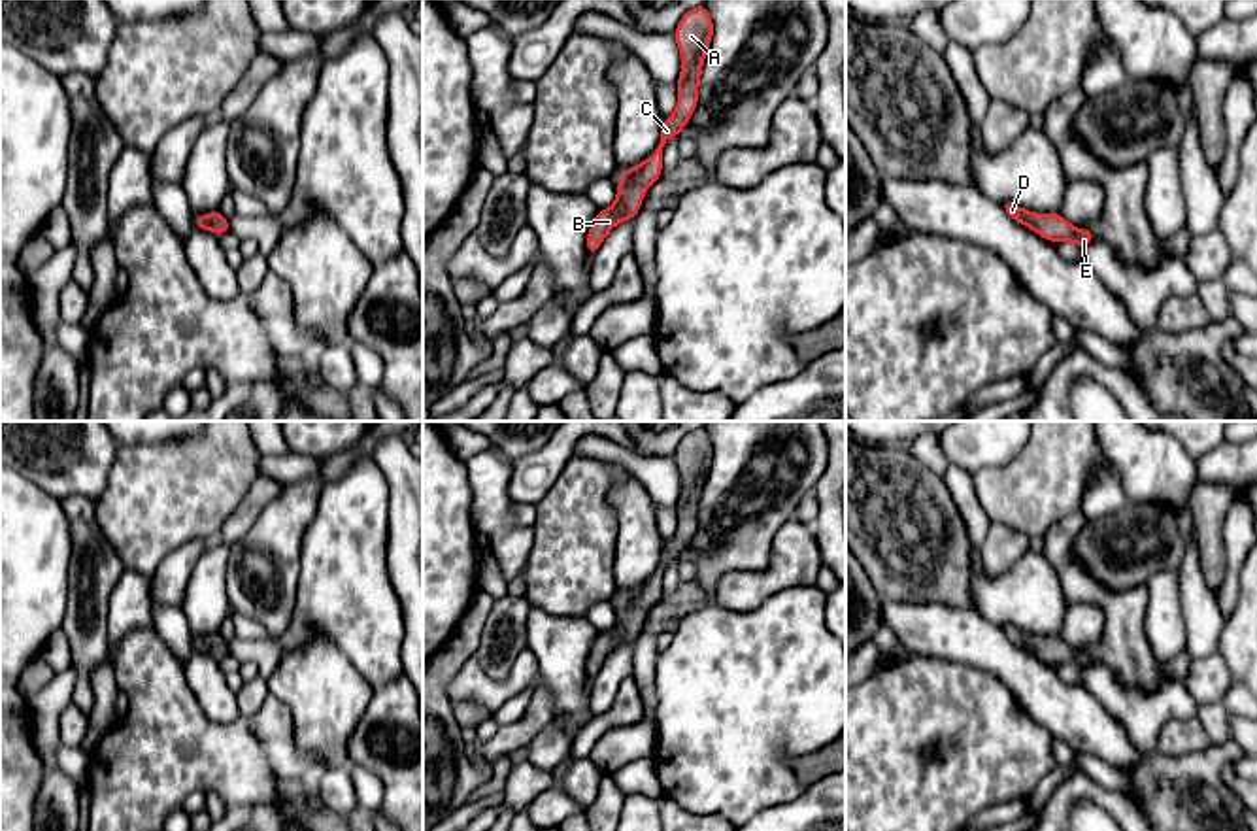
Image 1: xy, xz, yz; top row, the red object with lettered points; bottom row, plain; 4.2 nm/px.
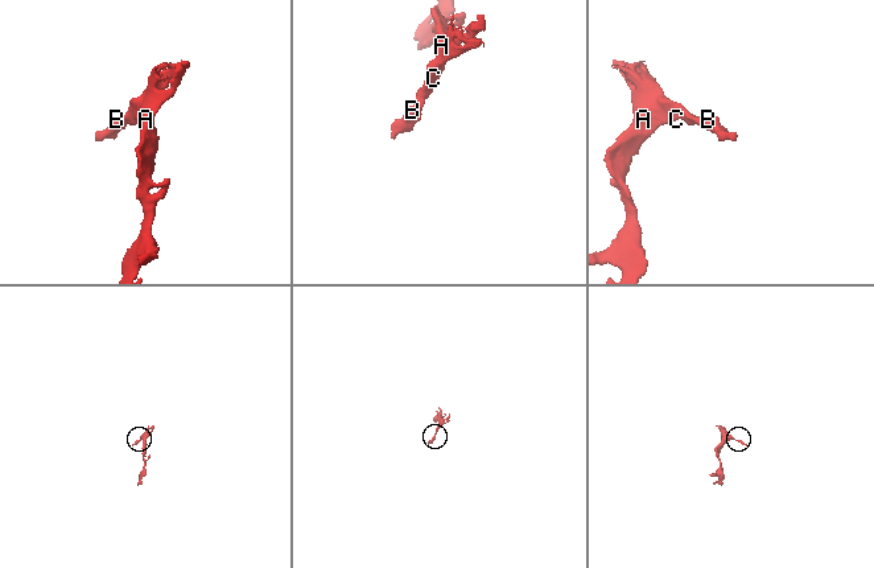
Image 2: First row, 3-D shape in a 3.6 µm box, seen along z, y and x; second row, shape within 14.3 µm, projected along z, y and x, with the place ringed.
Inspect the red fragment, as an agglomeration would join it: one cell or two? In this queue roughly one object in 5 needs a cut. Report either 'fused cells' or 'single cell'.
single cell

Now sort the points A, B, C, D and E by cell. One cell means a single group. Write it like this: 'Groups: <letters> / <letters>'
Groups: A B C D E

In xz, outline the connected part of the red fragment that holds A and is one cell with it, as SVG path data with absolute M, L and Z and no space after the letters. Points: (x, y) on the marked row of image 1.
M706 6L687 11L674 30L674 40L681 53L681 74L676 85L678 104L674 115L661 125L661 144L644 162L625 170L617 181L615 202L608 210L600 210L585 238L585 249L595 255L608 232L640 212L645 191L662 174L662 147L670 138L678 138L679 130L689 125L698 104L698 87L706 51L713 38L713 21Z

